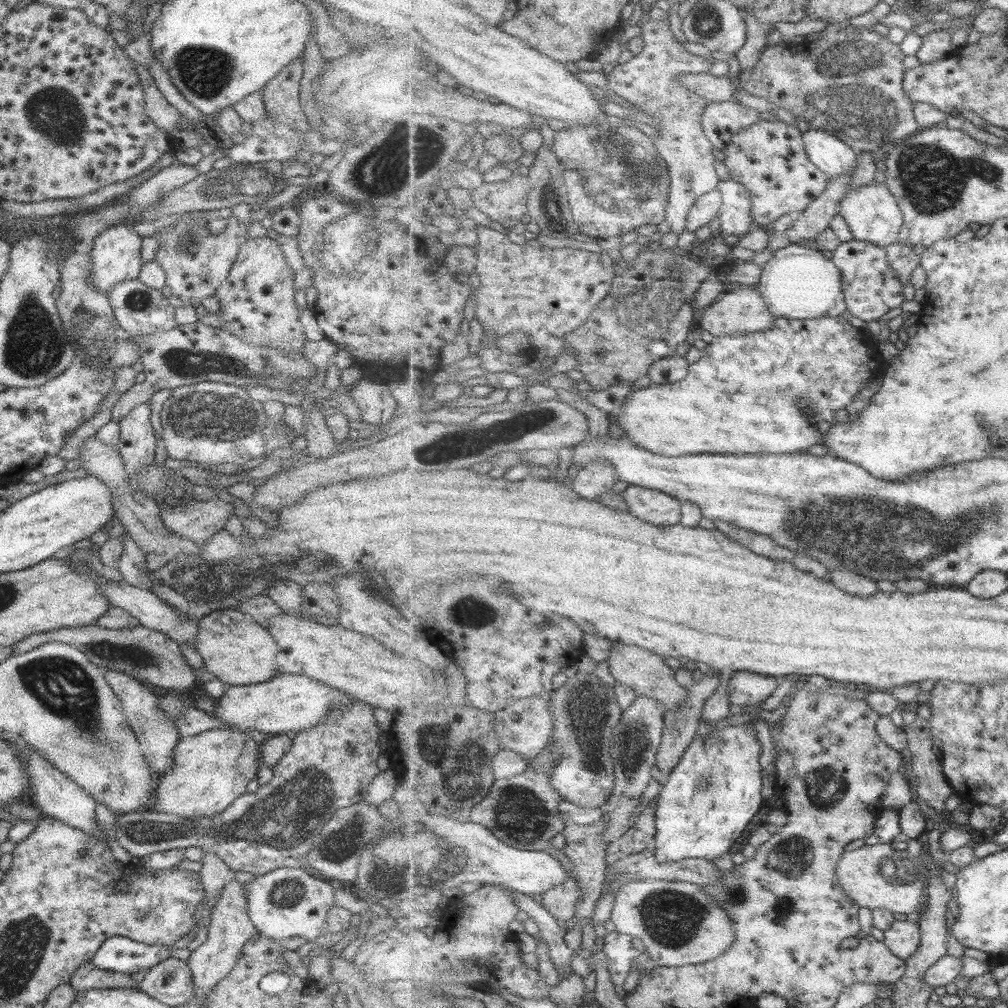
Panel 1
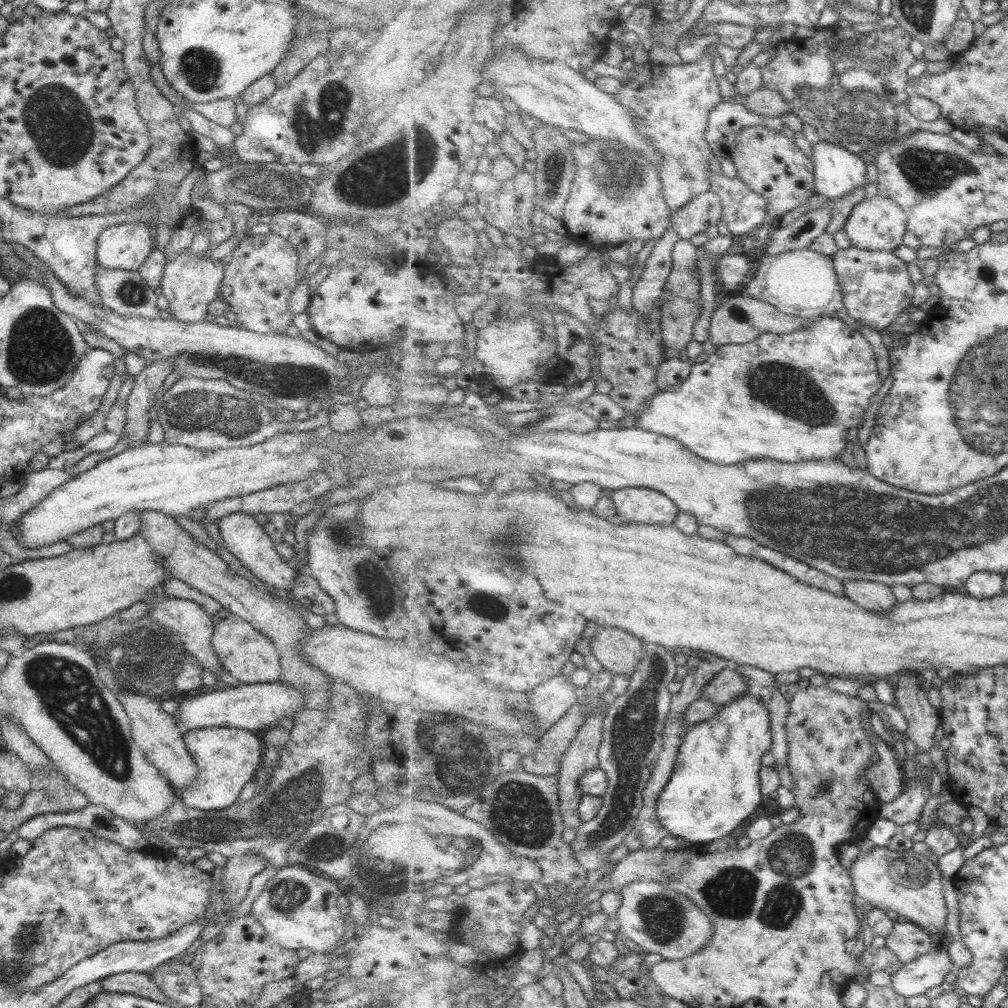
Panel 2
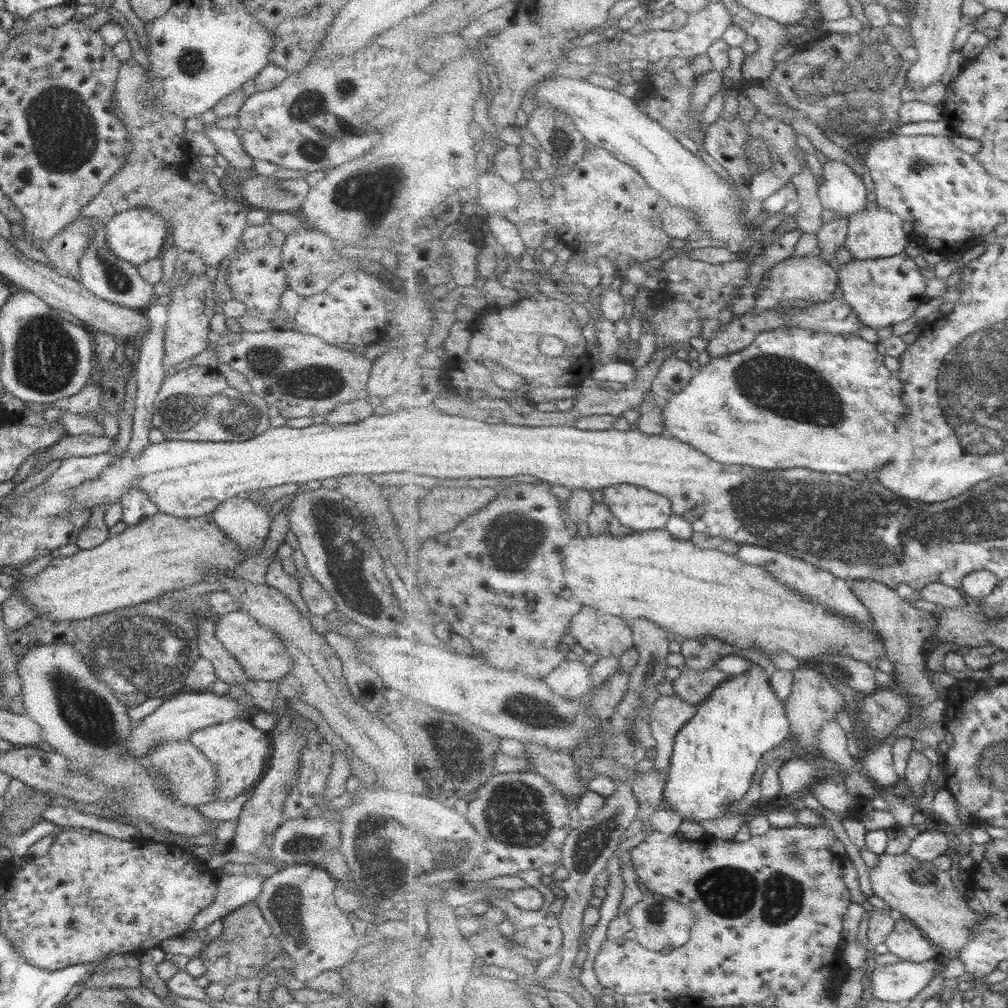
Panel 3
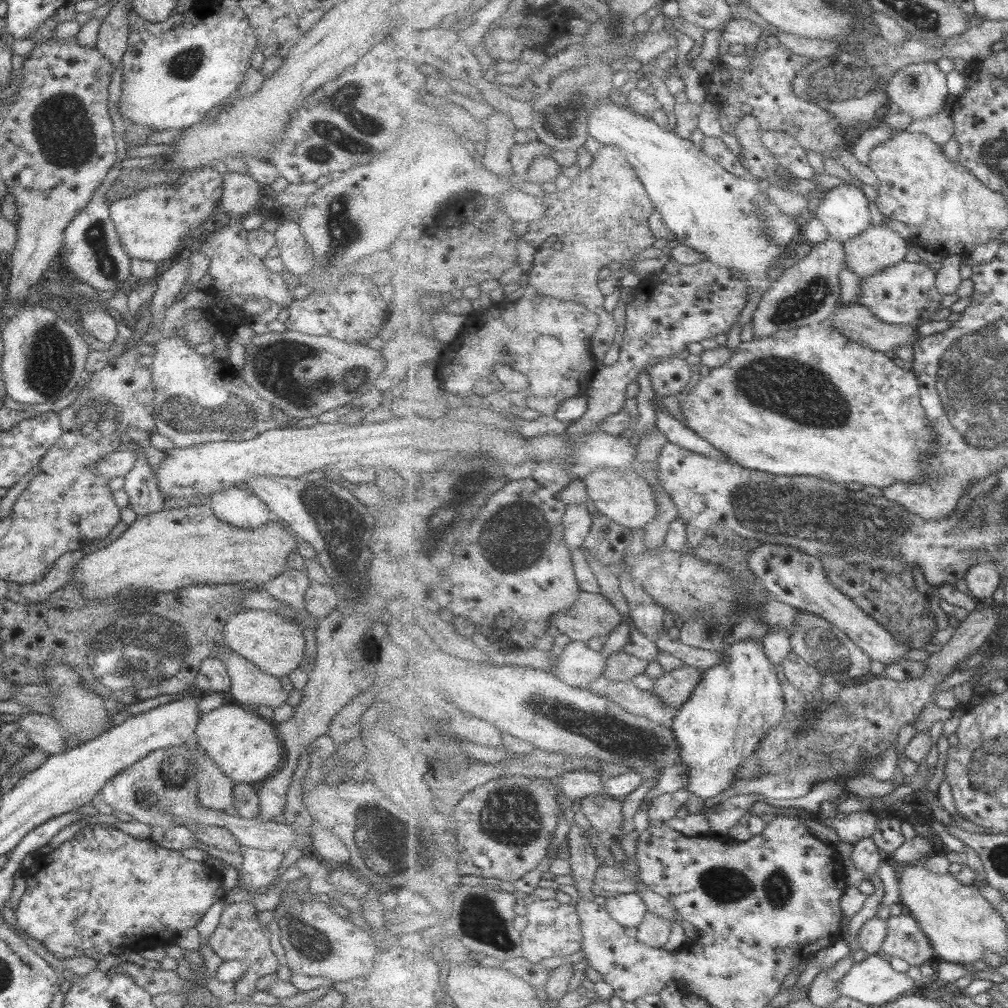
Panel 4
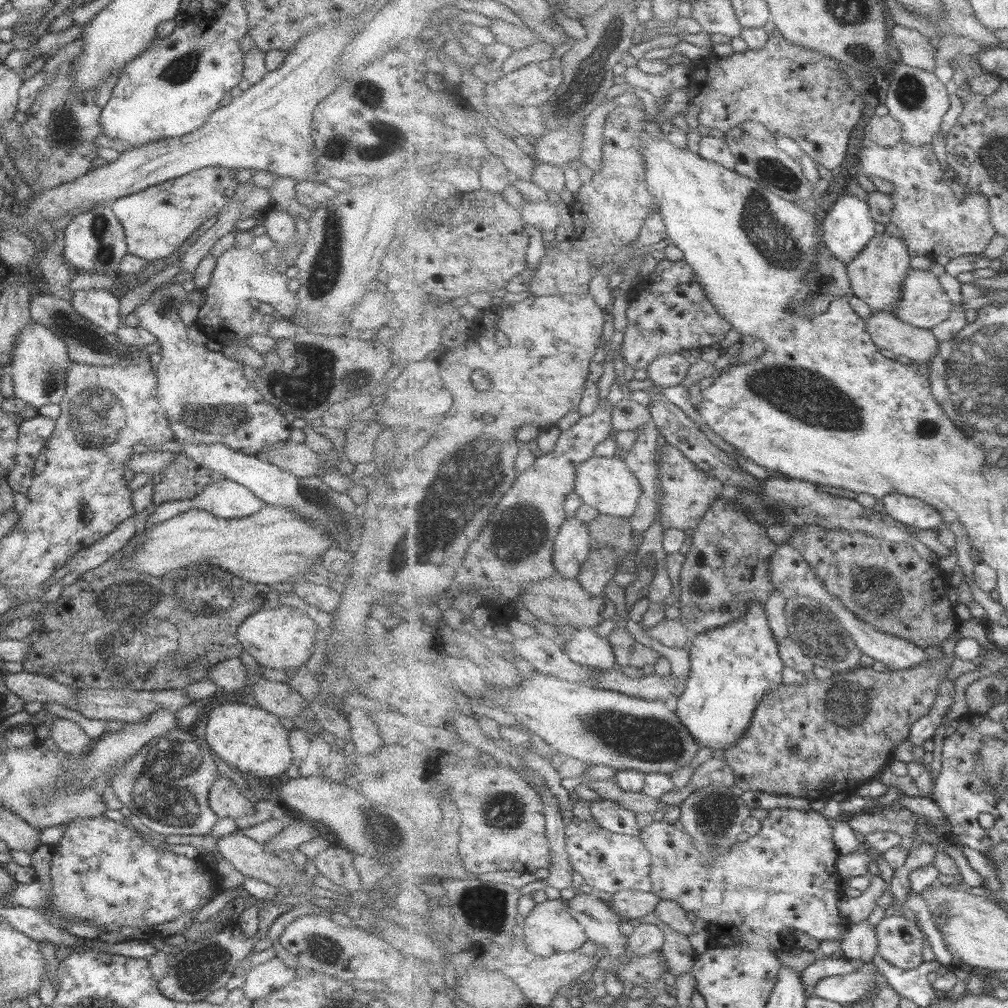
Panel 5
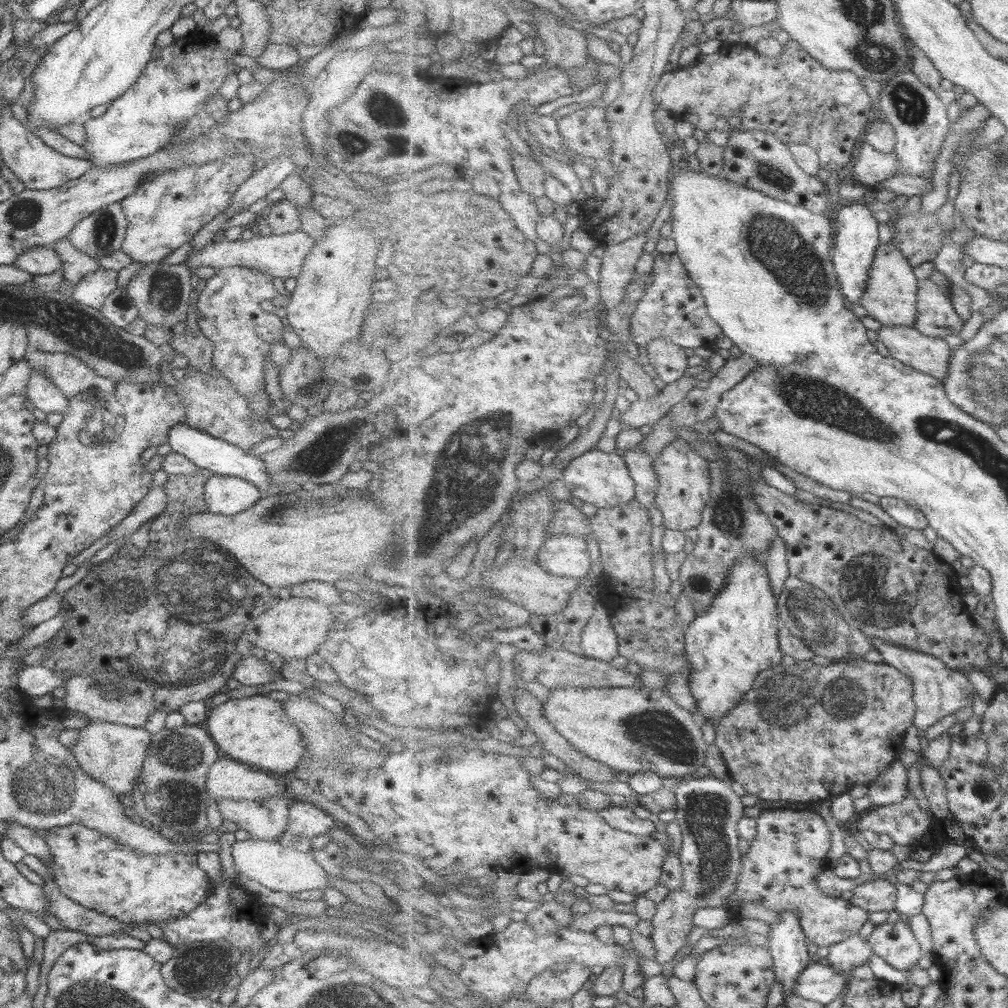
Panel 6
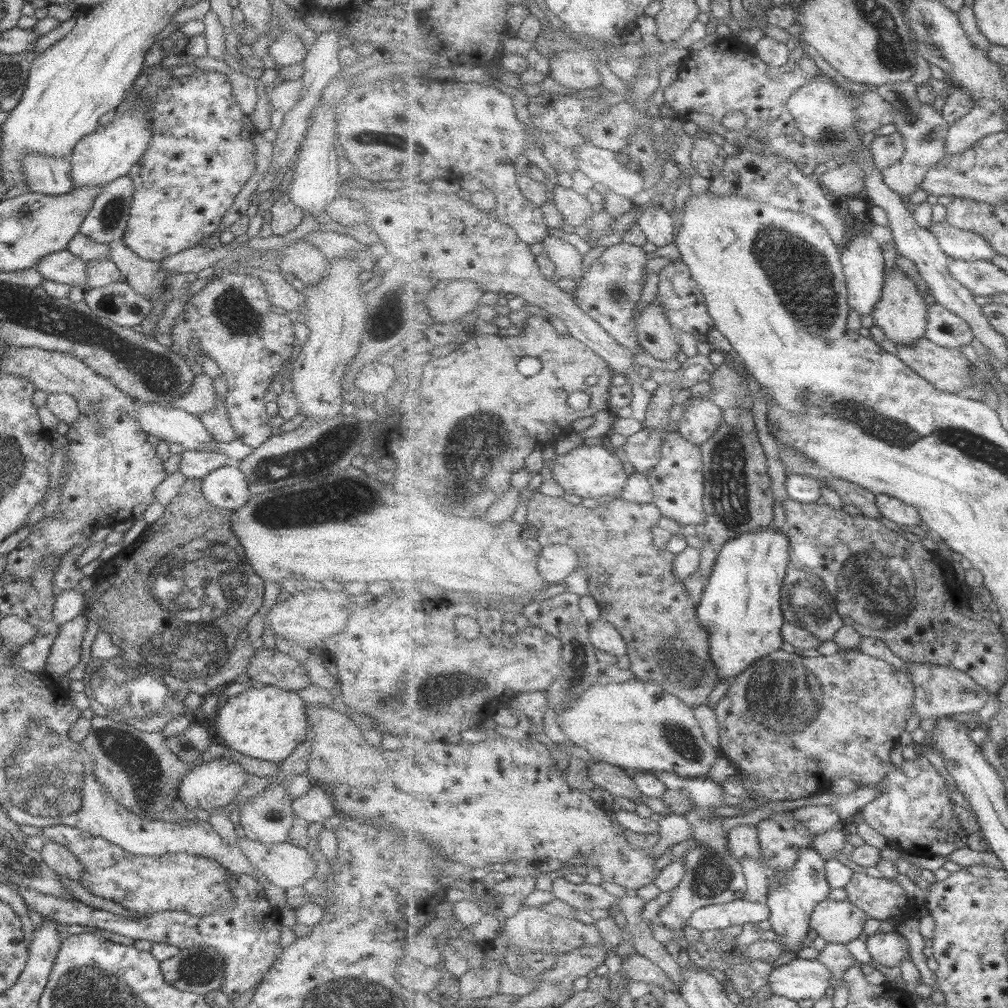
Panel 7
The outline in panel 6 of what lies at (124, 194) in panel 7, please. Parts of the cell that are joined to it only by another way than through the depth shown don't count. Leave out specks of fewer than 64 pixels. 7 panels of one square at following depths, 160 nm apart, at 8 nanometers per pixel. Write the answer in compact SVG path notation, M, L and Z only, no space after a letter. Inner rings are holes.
M114 202L77 221L66 239L76 251L97 260L120 251L126 226L120 204Z

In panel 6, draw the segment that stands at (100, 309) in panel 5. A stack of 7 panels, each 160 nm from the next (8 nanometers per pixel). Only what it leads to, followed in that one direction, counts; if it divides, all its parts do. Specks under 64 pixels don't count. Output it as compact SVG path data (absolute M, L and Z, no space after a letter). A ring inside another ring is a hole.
M99 267L96 271L87 273L82 279L77 282L71 292L73 300L87 306L100 310L103 306L103 301L115 287L117 271L113 269L103 269Z

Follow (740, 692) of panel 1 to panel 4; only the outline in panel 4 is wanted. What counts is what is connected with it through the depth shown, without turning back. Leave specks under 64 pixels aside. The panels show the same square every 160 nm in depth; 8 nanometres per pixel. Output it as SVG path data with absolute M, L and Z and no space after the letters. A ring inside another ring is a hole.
M682 665L665 671L661 677L655 679L651 691L660 696L666 706L679 710L692 698L693 691L703 679L702 669Z

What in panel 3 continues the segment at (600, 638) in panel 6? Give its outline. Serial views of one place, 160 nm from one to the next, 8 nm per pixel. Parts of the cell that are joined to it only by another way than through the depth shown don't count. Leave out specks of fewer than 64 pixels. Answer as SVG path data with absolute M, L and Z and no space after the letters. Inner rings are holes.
M564 660L544 678L544 681L555 694L581 699L593 688L591 671L591 666L585 666L585 662L581 660Z

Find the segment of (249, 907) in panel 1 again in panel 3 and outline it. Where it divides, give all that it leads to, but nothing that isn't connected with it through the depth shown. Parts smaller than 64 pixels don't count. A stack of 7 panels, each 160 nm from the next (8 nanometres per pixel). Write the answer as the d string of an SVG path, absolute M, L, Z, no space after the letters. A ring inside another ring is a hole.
M310 864L286 866L262 880L255 900L281 949L296 962L292 975L311 984L325 970L351 964L362 941L354 934L347 909L338 903L337 881Z

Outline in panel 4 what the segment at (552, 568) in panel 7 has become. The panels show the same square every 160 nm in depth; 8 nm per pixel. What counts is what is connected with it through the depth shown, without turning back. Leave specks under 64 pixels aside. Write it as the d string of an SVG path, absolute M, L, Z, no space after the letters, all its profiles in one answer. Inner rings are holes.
M569 504L564 516L565 544L570 551L574 548L584 550L587 536L592 530L593 520L584 504Z

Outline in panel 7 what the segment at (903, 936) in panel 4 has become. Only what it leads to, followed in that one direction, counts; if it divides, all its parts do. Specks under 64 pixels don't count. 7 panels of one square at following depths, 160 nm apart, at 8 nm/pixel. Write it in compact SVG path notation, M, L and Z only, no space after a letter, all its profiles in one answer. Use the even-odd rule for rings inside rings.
M897 931L889 932L876 932L874 935L868 937L866 942L869 953L871 954L874 961L888 968L898 967L907 959L909 955L909 948L905 944L905 938Z

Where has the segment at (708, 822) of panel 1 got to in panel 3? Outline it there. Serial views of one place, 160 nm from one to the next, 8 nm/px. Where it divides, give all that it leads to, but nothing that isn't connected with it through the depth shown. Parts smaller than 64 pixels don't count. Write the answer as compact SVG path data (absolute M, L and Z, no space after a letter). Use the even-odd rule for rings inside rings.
M750 661L752 668L745 674L733 674L730 675L725 682L722 682L720 686L713 691L713 694L703 704L697 704L698 713L679 731L675 738L674 753L671 759L671 768L669 769L669 776L667 778L666 787L664 790L664 796L666 802L672 808L676 808L675 812L678 812L682 817L692 818L696 821L699 820L713 820L713 818L727 817L727 808L731 806L731 802L735 800L741 800L749 790L751 790L753 776L755 776L755 770L763 758L765 752L777 749L781 742L785 741L791 734L790 720L786 713L786 706L784 701L777 697L777 694L769 686L769 675L766 670L756 662Z

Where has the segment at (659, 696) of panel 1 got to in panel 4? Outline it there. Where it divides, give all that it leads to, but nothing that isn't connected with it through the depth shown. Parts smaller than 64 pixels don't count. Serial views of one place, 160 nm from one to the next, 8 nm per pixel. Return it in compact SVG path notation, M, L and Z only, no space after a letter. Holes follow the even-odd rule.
M582 590L571 609L565 609L553 616L551 625L572 641L581 642L597 637L606 640L614 628L624 621L619 610L603 594L586 593Z

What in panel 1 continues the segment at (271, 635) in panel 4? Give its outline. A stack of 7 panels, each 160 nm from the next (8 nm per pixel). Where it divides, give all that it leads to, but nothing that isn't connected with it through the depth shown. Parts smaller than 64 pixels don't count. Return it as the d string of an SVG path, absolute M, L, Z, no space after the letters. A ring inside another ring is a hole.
M222 609L201 616L196 622L196 635L192 644L201 657L202 668L211 672L225 687L260 683L282 670L278 661L279 650L268 630L237 609Z

